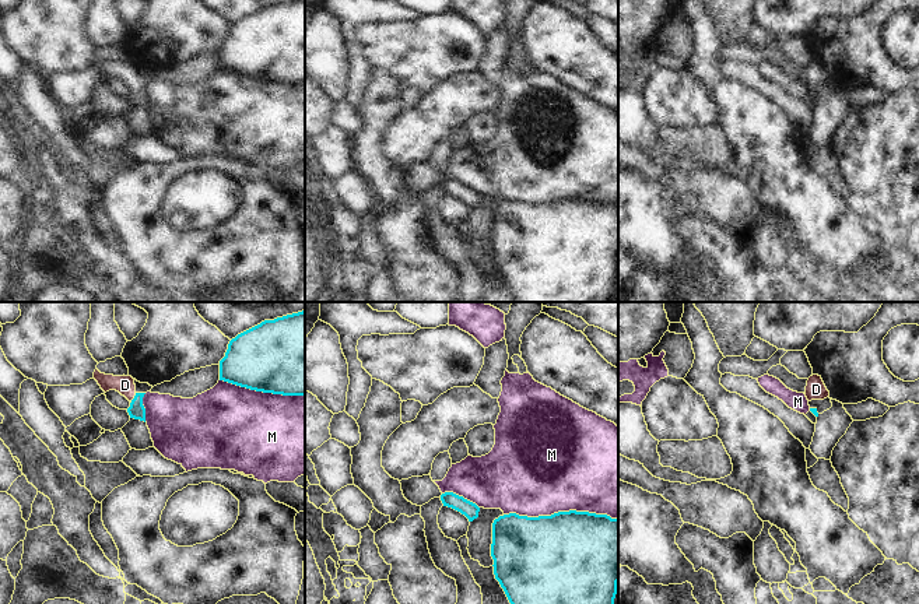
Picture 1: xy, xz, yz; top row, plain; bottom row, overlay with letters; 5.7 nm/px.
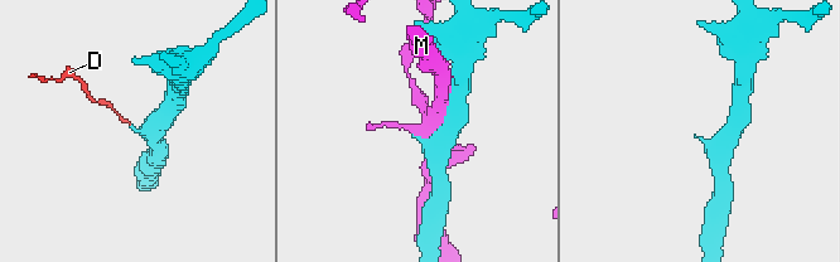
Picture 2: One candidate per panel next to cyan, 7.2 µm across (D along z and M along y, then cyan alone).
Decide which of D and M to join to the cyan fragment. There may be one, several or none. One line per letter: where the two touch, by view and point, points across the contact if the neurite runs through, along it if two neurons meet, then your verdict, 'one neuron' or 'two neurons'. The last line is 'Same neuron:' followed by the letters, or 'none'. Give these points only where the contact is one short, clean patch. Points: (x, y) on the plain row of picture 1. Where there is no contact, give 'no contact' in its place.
D: xy (133, 85) | across xy (136, 97), (133, 85), (125, 72) | one neuron
M: xz (561, 199) | two neurons
Same neuron: D

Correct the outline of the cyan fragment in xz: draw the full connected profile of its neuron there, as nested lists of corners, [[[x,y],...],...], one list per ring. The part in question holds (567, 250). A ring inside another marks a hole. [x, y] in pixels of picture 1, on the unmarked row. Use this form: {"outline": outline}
{"outline": [[[589,199],[527,204],[516,200],[492,210],[494,261],[516,302],[611,302],[618,270],[618,206]]]}

